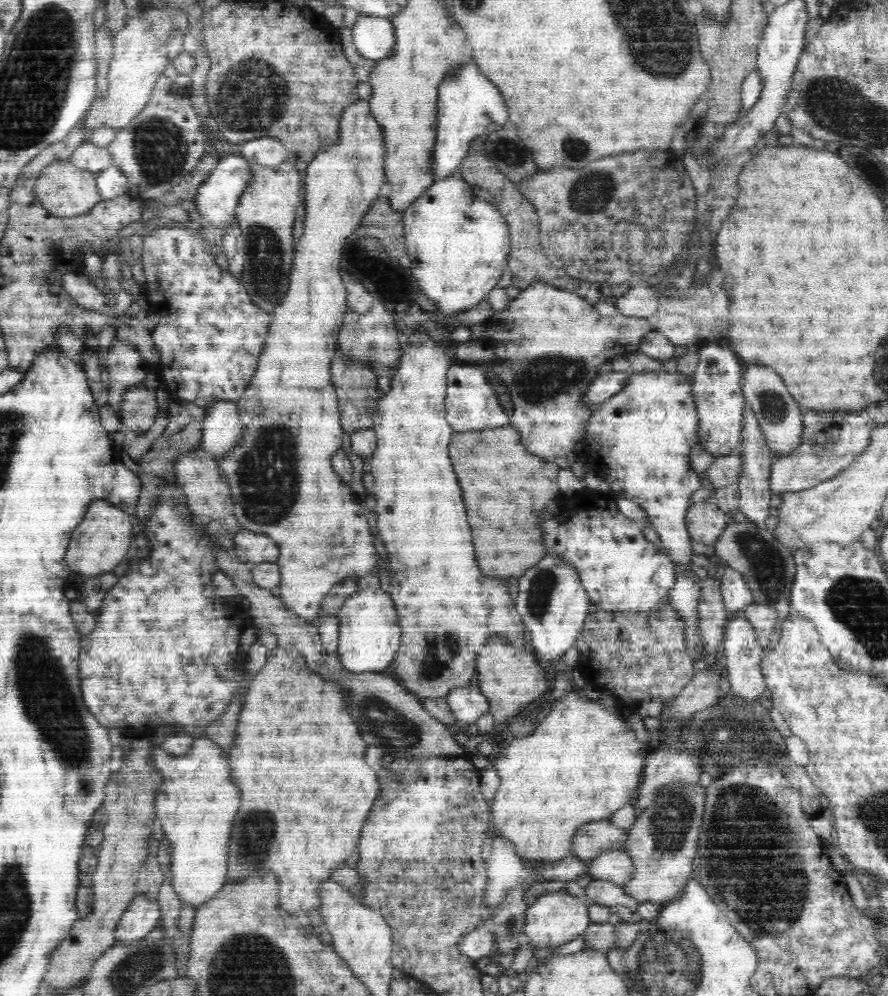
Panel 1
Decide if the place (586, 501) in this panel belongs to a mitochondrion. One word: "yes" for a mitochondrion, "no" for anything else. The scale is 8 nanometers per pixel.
no

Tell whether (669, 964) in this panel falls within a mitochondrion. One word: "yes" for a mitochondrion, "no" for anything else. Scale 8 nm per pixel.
yes

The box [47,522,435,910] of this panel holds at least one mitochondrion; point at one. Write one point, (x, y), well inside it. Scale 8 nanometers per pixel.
(385, 722)

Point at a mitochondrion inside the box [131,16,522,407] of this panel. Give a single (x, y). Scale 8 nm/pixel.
(246, 99)

